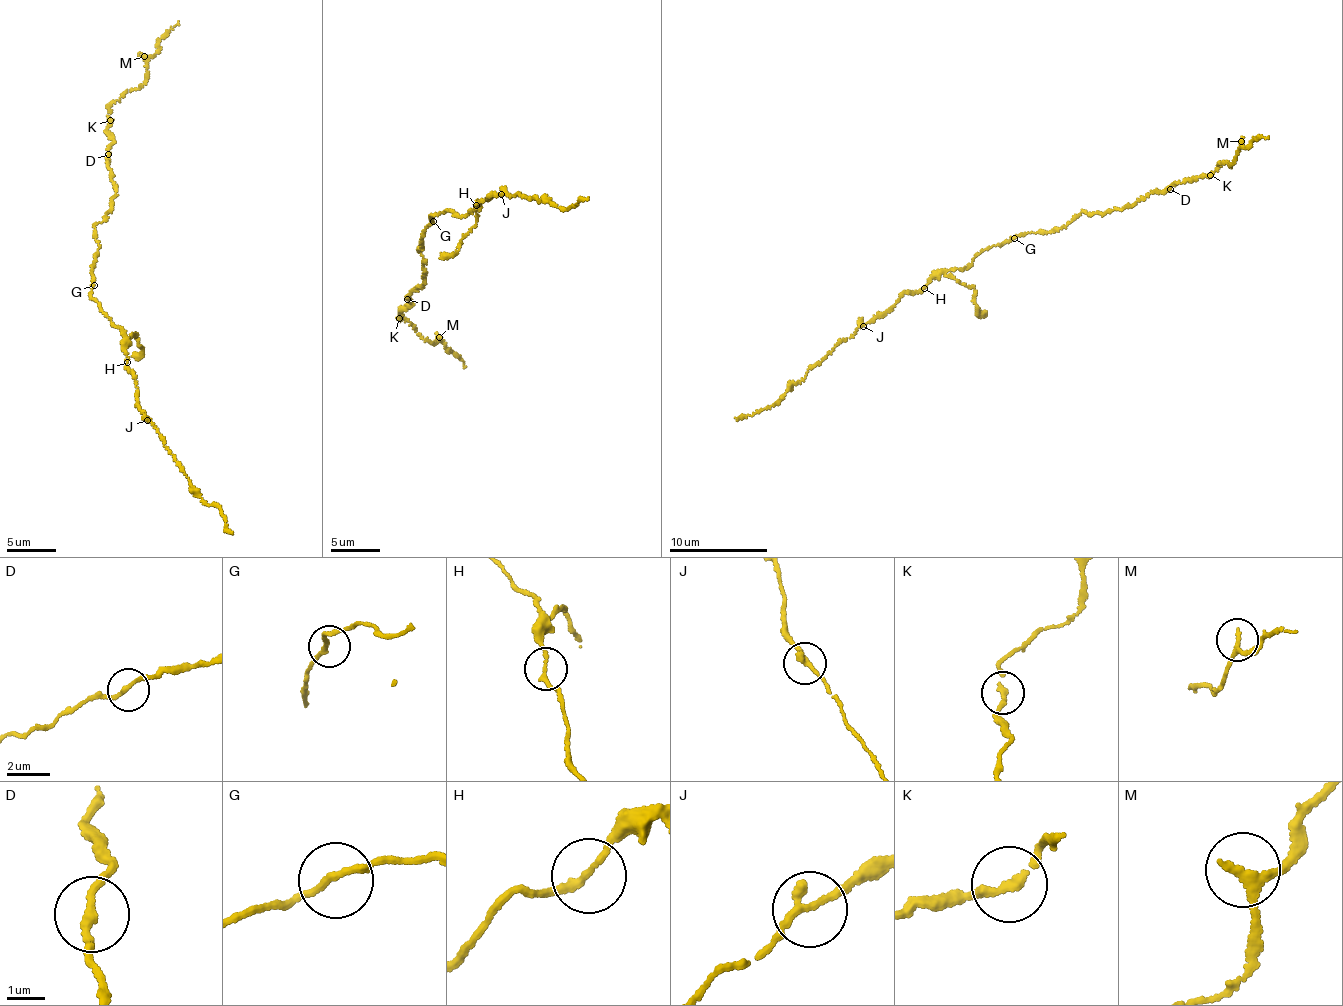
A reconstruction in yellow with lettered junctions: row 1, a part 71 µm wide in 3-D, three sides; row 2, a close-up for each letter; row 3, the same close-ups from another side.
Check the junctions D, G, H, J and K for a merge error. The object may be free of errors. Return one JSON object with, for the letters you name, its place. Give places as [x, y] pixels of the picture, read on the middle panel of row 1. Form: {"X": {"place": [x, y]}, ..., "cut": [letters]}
{"cut": []}

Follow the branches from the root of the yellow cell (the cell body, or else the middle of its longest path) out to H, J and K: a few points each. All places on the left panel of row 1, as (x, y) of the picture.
H: (91, 285), (92, 297), (100, 303), (102, 312), (124, 334), (127, 362)
J: (91, 285), (92, 297), (124, 334), (128, 366), (147, 420)
K: (91, 285), (99, 248), (95, 227), (105, 220), (116, 194), (108, 165), (113, 141), (107, 127), (110, 120)

